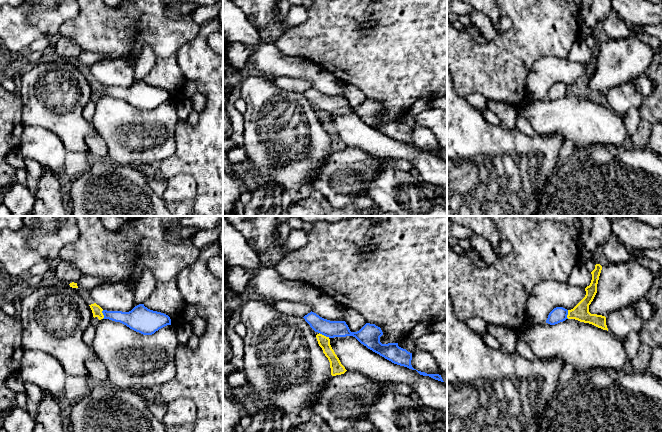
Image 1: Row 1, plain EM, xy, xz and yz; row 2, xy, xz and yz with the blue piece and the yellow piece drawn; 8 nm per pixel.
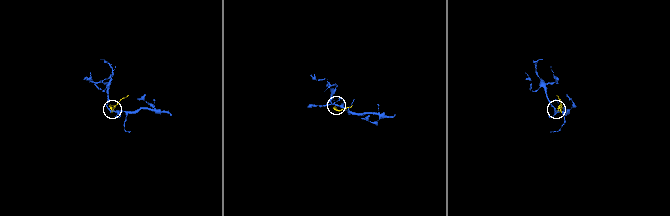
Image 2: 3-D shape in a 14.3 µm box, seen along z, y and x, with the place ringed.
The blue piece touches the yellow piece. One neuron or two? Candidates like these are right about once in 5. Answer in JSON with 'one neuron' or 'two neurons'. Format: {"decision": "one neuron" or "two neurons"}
{"decision": "two neurons"}

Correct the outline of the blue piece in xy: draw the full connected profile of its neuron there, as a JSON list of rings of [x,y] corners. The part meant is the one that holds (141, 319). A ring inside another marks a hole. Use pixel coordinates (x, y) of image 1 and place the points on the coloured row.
[[[144,304],[135,306],[129,312],[103,310],[102,313],[103,319],[120,322],[143,335],[152,335],[159,329],[171,325],[168,315],[150,310]]]

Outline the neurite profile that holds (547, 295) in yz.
[[[543,281],[531,291],[526,303],[528,321],[546,323],[549,313],[556,307],[573,309],[586,295],[585,288],[558,281]]]

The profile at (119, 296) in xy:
[[[102,283],[90,295],[103,310],[129,312],[135,307],[135,290],[134,283]]]

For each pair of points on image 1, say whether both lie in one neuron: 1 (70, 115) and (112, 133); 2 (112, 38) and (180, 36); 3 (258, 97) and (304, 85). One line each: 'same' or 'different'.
1: different
2: same
3: different

